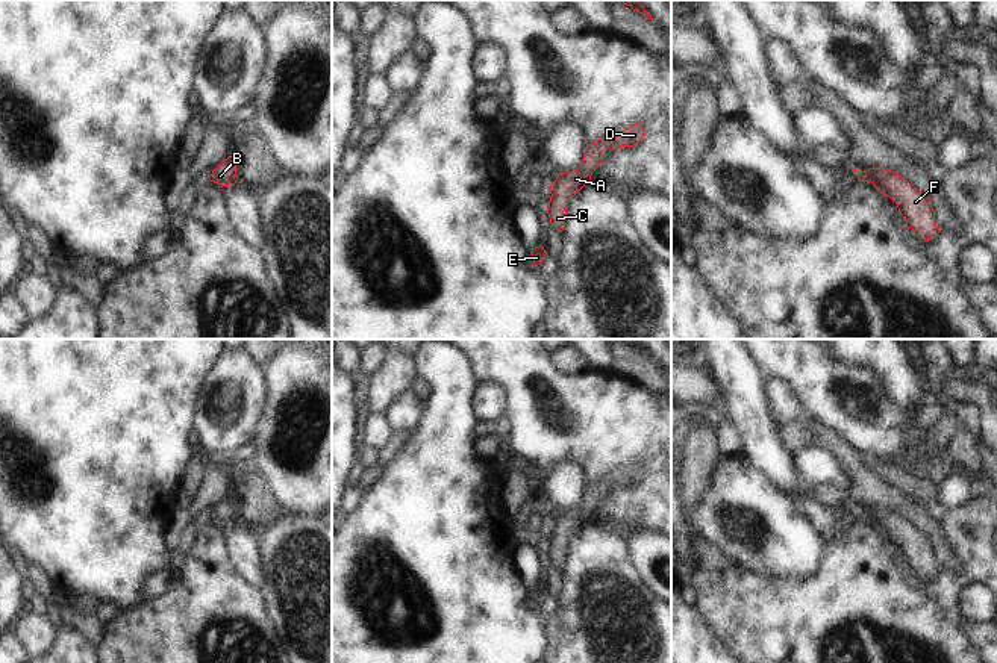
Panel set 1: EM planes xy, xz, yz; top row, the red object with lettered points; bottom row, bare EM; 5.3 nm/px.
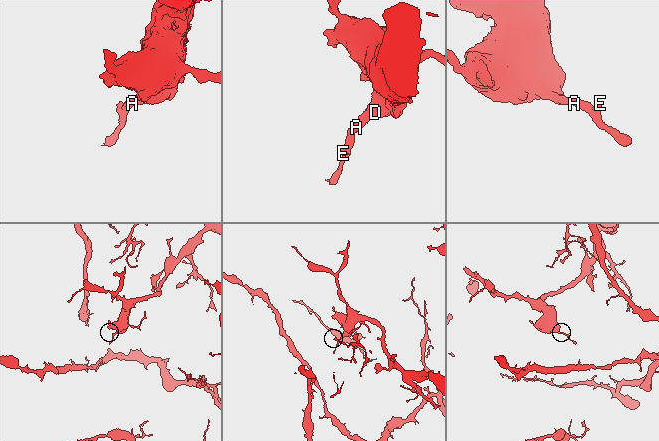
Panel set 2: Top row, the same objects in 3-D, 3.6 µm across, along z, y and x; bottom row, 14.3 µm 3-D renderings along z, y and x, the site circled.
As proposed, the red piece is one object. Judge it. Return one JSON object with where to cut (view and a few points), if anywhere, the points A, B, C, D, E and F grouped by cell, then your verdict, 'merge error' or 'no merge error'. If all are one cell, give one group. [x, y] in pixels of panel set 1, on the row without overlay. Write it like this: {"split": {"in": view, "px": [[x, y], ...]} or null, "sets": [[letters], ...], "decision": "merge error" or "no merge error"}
{"split": null, "sets": [["A", "B", "C", "D", "E", "F"]], "decision": "no merge error"}

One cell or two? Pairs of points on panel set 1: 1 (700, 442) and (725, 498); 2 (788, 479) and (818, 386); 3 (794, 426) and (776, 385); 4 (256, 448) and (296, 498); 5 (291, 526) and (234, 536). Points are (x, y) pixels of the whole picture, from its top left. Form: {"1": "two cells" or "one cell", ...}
{"1": "two cells", "2": "two cells", "3": "one cell", "4": "one cell", "5": "two cells"}

